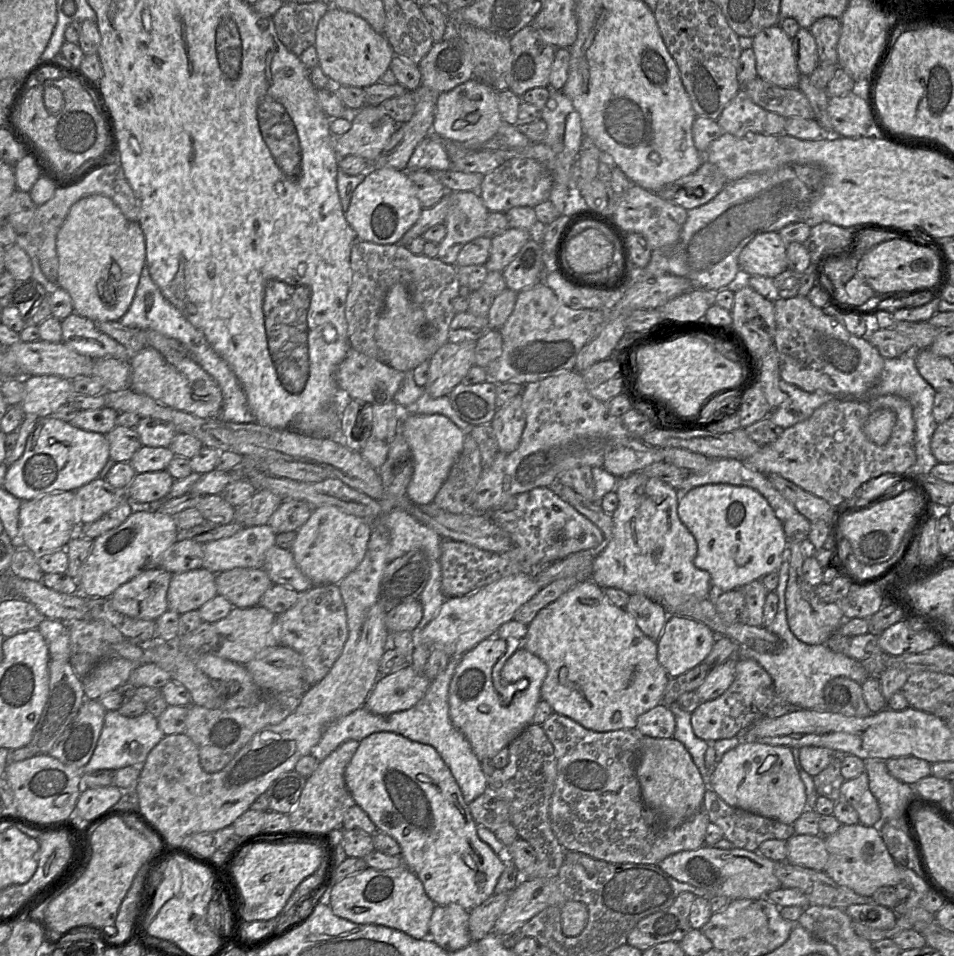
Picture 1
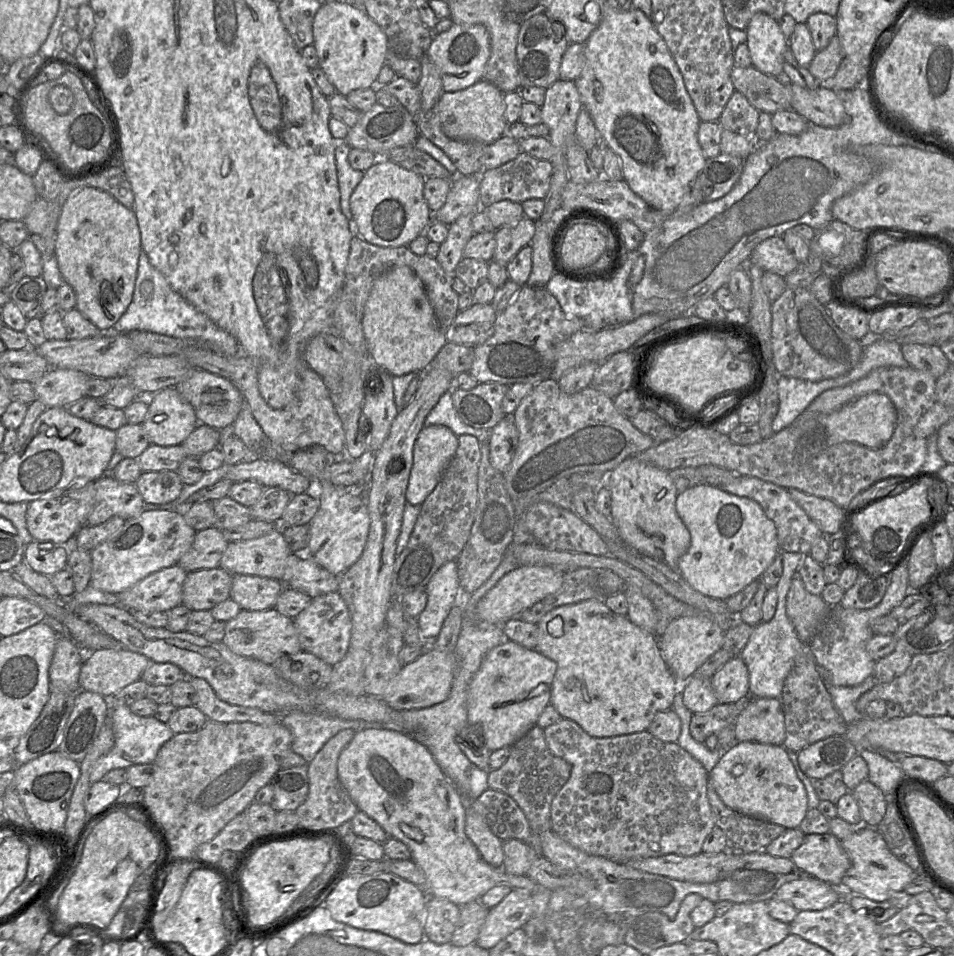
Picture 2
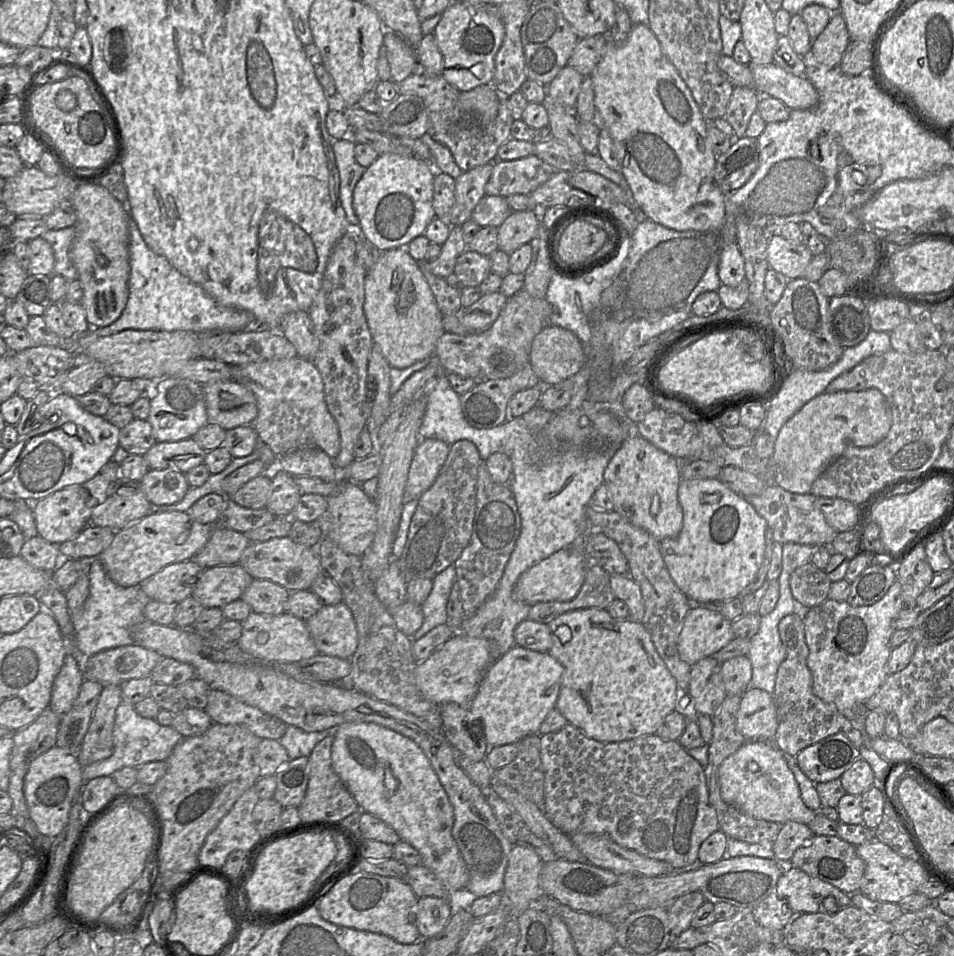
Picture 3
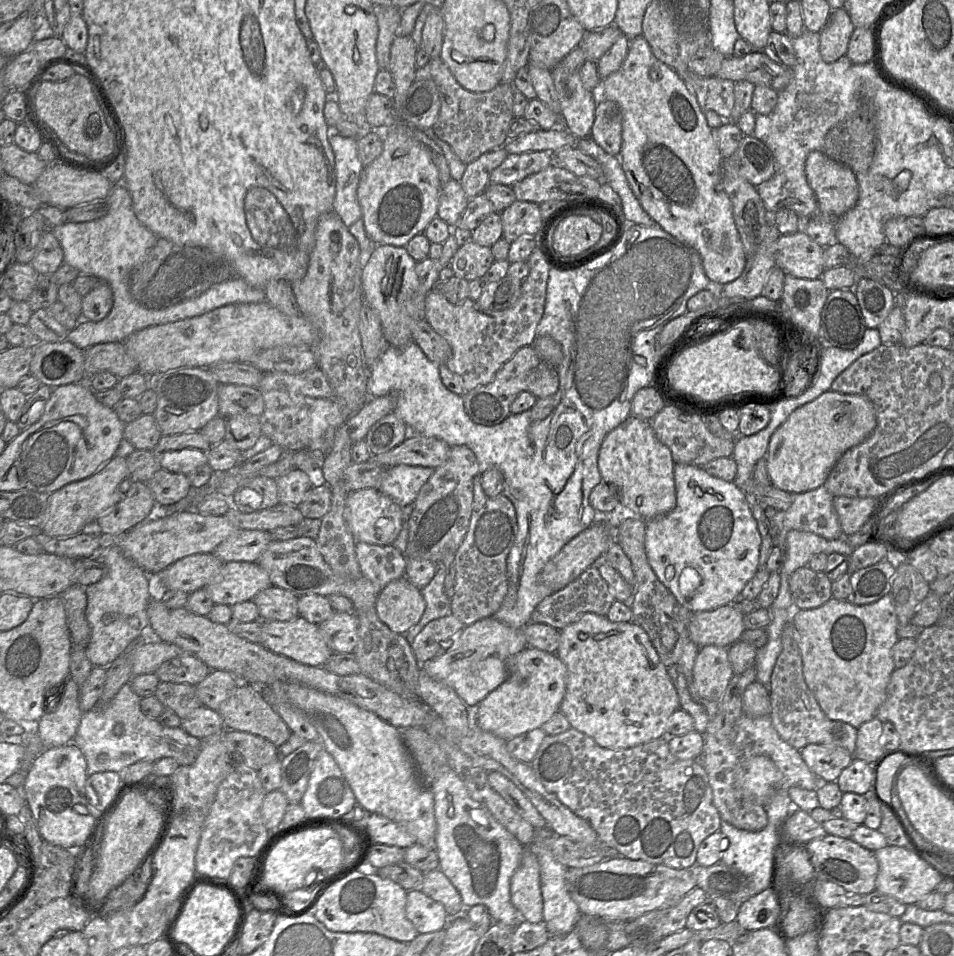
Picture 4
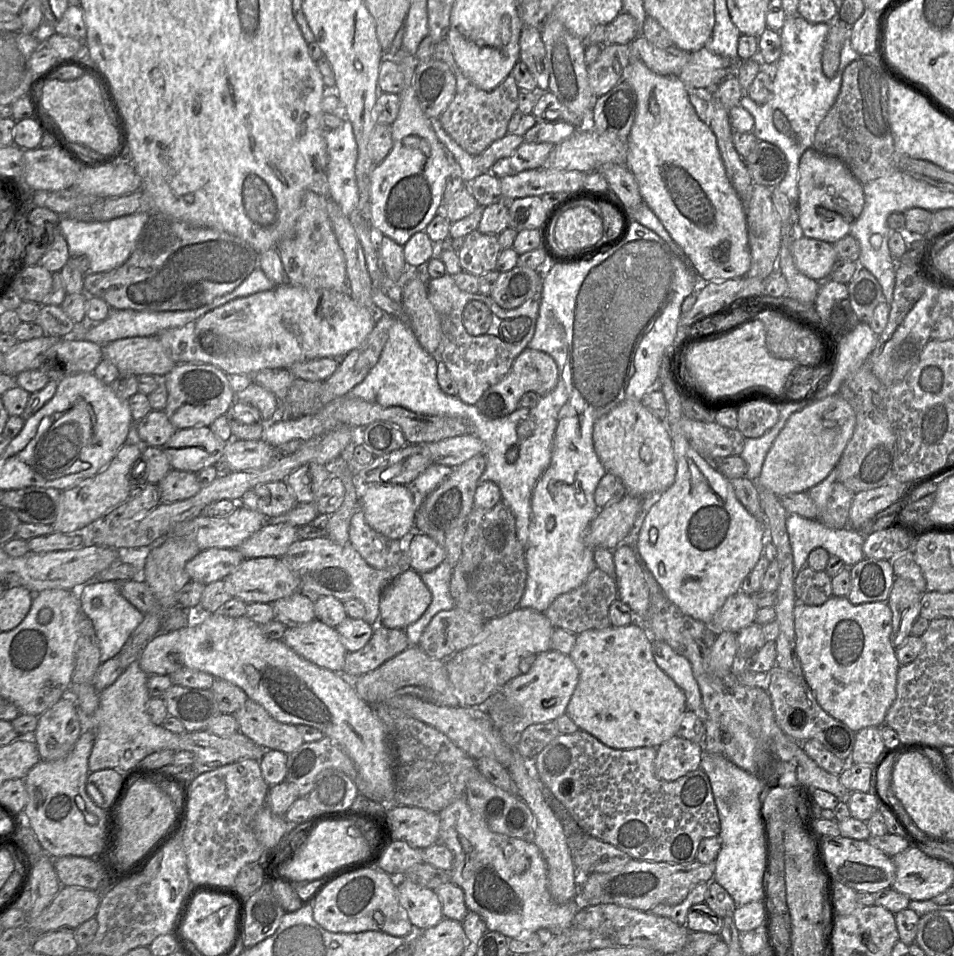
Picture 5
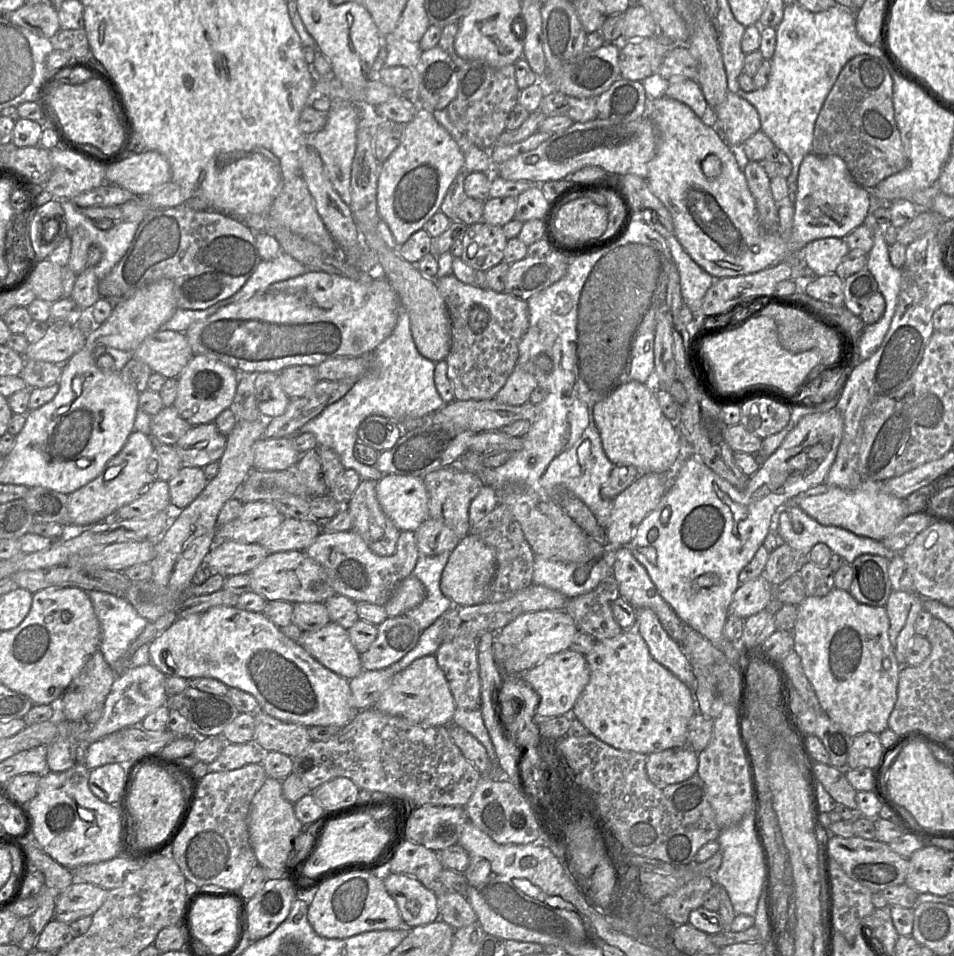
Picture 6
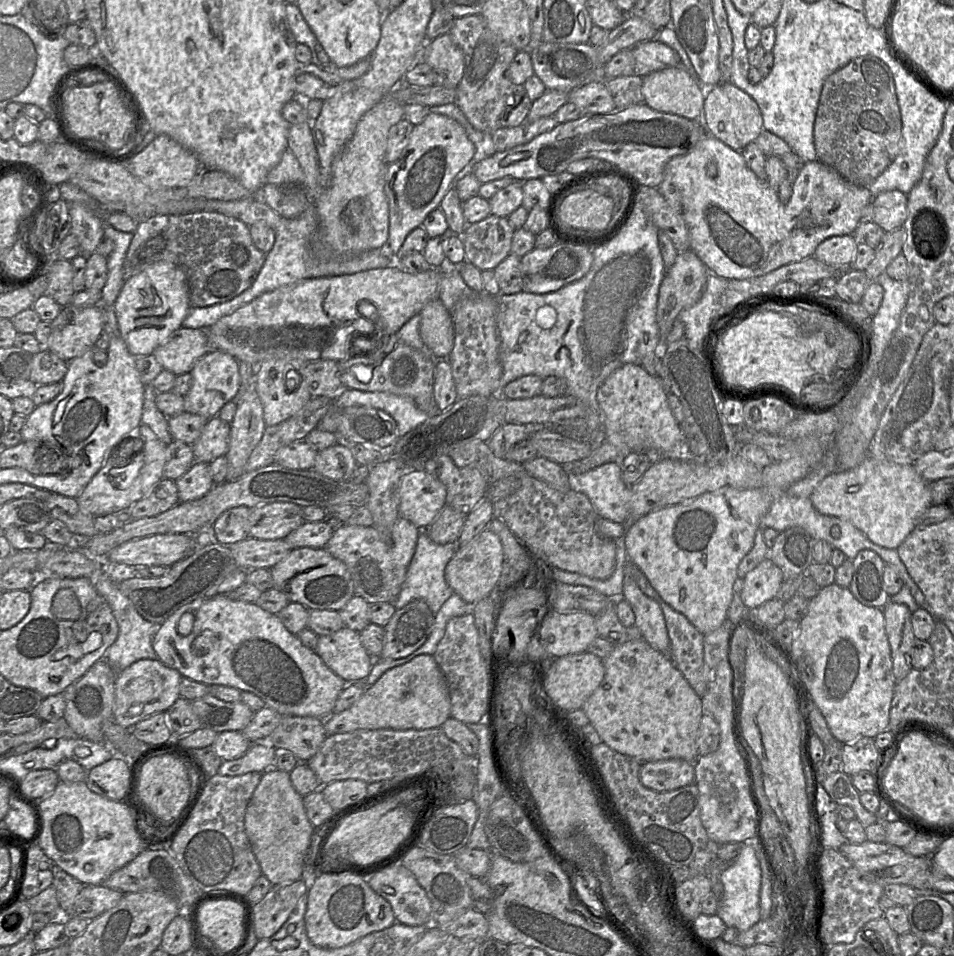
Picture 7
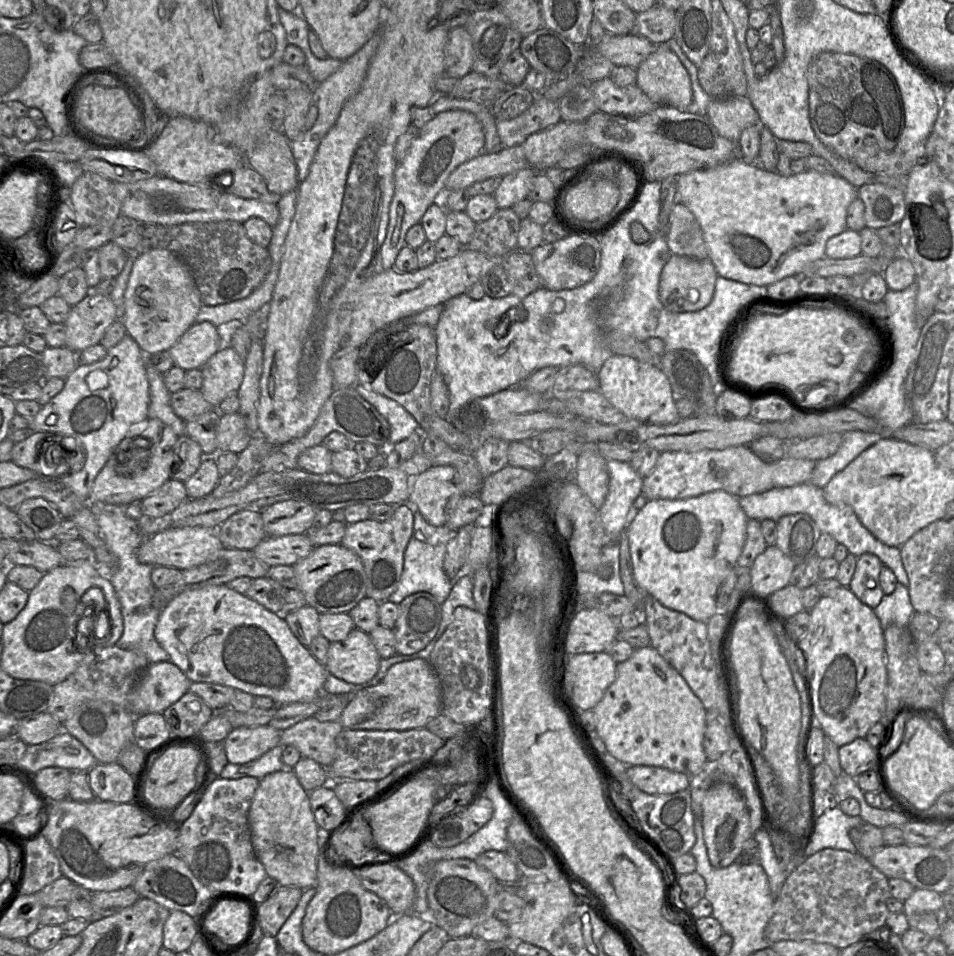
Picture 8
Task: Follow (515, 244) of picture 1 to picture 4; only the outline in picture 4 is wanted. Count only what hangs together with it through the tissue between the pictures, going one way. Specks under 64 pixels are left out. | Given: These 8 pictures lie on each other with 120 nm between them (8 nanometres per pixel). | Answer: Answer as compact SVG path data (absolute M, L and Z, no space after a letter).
M516 200L509 207L501 212L503 225L503 237L512 243L522 236L533 236L537 240L542 228L542 216L540 214L540 206L534 202Z

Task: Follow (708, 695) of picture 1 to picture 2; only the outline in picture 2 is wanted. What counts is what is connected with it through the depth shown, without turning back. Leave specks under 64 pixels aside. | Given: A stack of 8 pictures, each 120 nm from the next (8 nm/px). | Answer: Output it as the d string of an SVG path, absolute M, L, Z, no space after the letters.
M734 656L711 677L711 685L718 703L735 703L750 696L748 668L739 656Z

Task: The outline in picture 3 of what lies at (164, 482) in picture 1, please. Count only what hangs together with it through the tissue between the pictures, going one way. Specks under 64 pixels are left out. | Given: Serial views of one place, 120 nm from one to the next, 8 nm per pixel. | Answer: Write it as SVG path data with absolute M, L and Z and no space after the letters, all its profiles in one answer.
M149 469L139 484L147 500L154 505L177 503L190 487L185 474L178 470Z

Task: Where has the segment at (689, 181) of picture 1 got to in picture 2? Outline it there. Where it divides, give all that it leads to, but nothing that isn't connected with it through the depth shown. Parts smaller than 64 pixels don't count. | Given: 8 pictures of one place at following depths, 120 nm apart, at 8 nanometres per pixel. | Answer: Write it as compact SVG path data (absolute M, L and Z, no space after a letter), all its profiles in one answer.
M720 153L707 158L704 168L692 182L694 204L711 202L729 193L738 182L745 159Z

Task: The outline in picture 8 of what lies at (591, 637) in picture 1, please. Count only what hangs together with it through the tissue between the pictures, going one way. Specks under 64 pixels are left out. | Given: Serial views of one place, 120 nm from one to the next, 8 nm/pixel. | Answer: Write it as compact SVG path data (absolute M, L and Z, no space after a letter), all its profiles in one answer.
M652 646L634 649L628 660L617 664L614 682L592 710L607 752L622 764L657 766L694 776L707 761L703 739L709 712L681 674Z

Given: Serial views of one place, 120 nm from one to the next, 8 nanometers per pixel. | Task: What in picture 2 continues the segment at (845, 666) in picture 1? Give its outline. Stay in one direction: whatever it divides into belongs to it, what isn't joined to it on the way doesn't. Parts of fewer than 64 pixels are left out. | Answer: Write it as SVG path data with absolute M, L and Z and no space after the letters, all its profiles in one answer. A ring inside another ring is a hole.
M782 552L783 572L776 586L778 600L775 615L769 622L761 622L754 626L747 644L739 654L748 668L750 697L780 699L784 681L794 666L795 657L802 652L804 646L810 650L809 644L804 644L799 640L786 613L787 593L792 578L801 567L804 557L805 555L801 553ZM874 675L868 677L856 686L833 686L827 685L833 704L847 724L859 721L863 718L856 708L856 702L865 692L871 690L877 684Z

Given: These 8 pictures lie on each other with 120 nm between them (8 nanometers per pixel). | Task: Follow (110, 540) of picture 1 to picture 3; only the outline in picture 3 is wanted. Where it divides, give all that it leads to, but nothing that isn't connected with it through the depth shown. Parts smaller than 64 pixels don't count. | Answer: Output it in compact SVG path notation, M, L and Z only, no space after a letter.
M188 512L149 513L142 519L115 531L111 543L99 555L108 577L117 585L130 587L169 564L191 560L207 543L214 525L194 520Z

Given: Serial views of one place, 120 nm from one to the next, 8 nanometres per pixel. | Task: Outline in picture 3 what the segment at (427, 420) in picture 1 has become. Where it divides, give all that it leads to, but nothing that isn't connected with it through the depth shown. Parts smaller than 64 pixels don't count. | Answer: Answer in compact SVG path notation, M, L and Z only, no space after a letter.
M421 439L410 464L405 500L417 500L435 482L450 446L438 439Z

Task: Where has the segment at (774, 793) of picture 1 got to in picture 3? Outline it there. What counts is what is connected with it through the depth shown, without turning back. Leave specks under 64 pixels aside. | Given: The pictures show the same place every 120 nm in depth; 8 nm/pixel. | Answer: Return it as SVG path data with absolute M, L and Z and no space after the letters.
M746 741L722 762L718 776L722 799L752 818L779 824L799 822L808 825L816 816L816 812L804 804L784 753L772 741Z

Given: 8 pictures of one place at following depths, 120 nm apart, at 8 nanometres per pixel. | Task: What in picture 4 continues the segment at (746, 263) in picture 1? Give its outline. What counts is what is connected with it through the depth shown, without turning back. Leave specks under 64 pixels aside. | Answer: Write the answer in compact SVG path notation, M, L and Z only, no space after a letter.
M806 233L781 235L774 253L777 267L796 278L817 279L824 271L824 247Z

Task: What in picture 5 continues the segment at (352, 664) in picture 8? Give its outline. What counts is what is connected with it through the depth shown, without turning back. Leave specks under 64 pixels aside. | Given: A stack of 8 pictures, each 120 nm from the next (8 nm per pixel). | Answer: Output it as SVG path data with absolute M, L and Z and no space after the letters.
M315 619L298 627L287 628L281 640L315 665L343 673L348 652L335 628Z

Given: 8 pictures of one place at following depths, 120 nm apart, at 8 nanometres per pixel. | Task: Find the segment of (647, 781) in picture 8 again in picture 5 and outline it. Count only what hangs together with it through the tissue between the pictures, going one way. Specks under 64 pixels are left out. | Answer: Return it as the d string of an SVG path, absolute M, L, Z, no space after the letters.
M678 735L657 748L654 773L660 780L675 781L700 768L702 743L695 743Z

